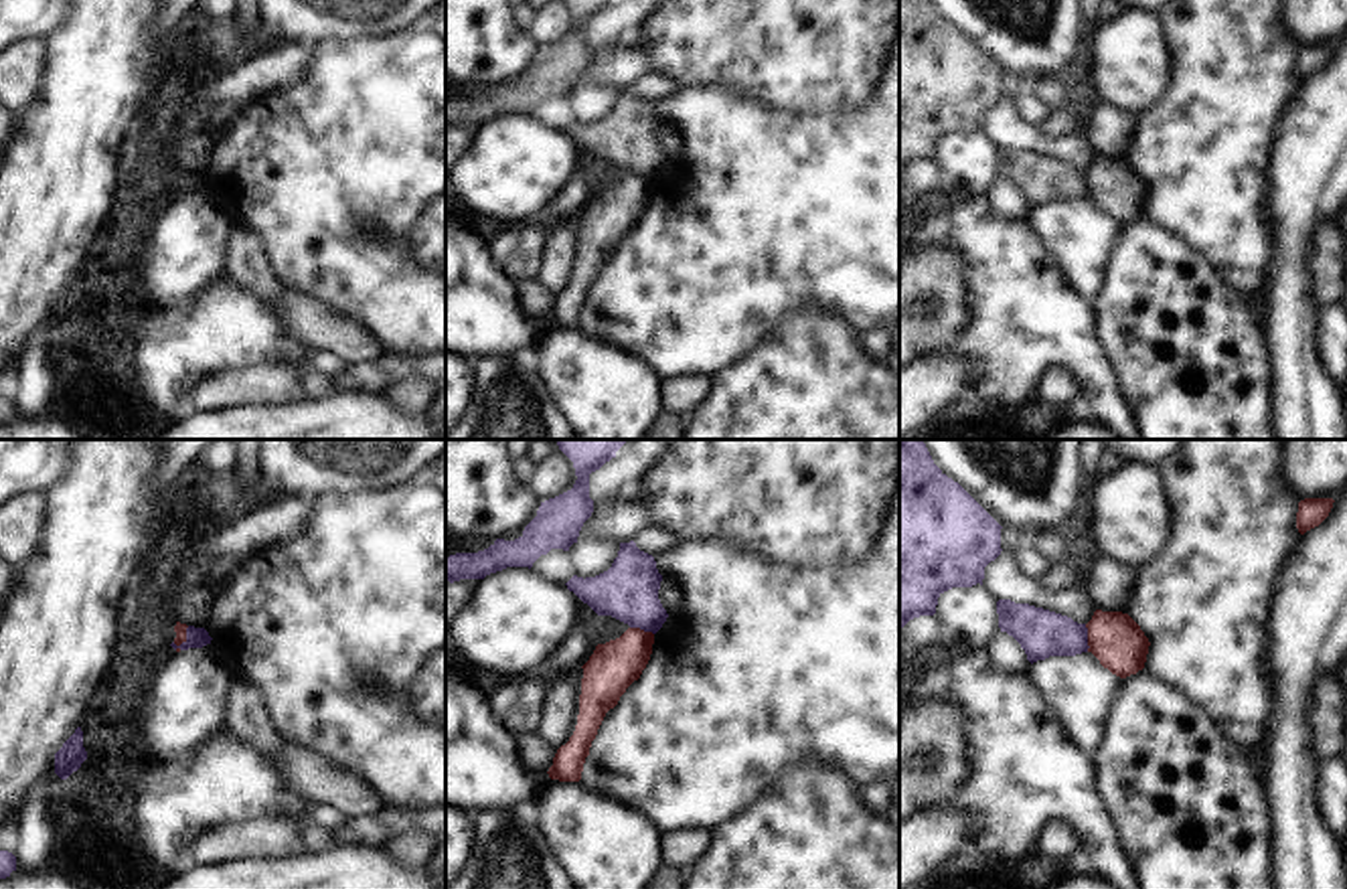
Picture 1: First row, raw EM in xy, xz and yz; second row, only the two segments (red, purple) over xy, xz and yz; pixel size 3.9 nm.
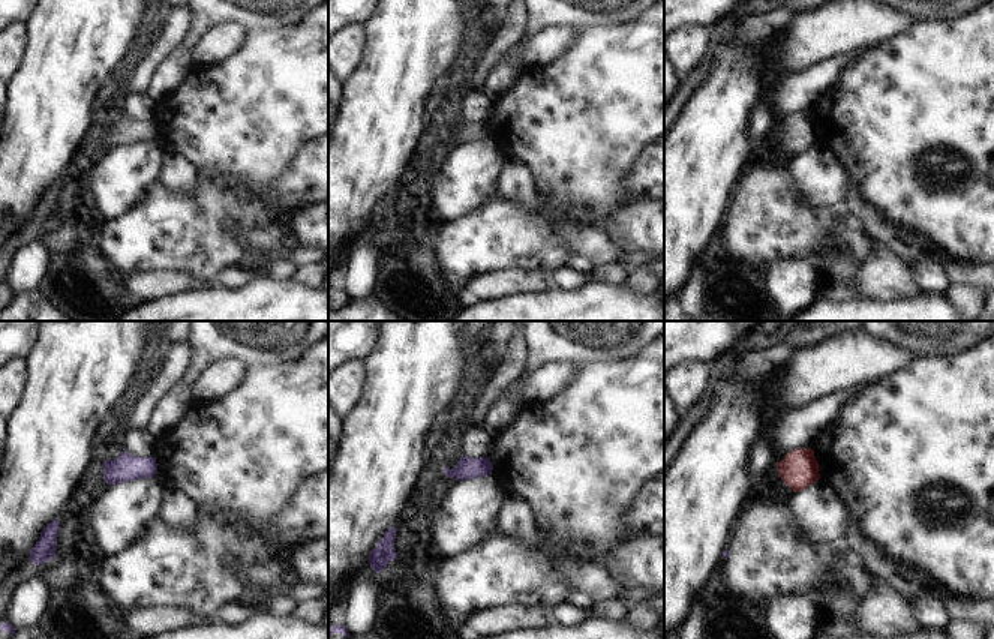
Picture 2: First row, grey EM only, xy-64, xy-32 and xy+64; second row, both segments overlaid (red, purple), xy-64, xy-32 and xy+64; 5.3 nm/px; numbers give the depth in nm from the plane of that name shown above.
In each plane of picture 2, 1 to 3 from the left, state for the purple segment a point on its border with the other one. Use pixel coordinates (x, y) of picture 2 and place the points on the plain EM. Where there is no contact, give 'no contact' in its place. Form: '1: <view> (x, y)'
1: no contact
2: no contact
3: no contact

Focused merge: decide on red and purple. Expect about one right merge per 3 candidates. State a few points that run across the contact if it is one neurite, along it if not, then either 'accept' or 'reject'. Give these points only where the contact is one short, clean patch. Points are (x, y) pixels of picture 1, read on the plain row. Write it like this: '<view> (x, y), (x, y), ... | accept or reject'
yz (1084, 171), (1088, 197) | reject

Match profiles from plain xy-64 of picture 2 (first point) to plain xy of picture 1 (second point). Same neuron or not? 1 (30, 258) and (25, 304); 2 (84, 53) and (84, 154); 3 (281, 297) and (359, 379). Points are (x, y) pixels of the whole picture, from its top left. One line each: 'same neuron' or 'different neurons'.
1: different neurons
2: same neuron
3: different neurons

